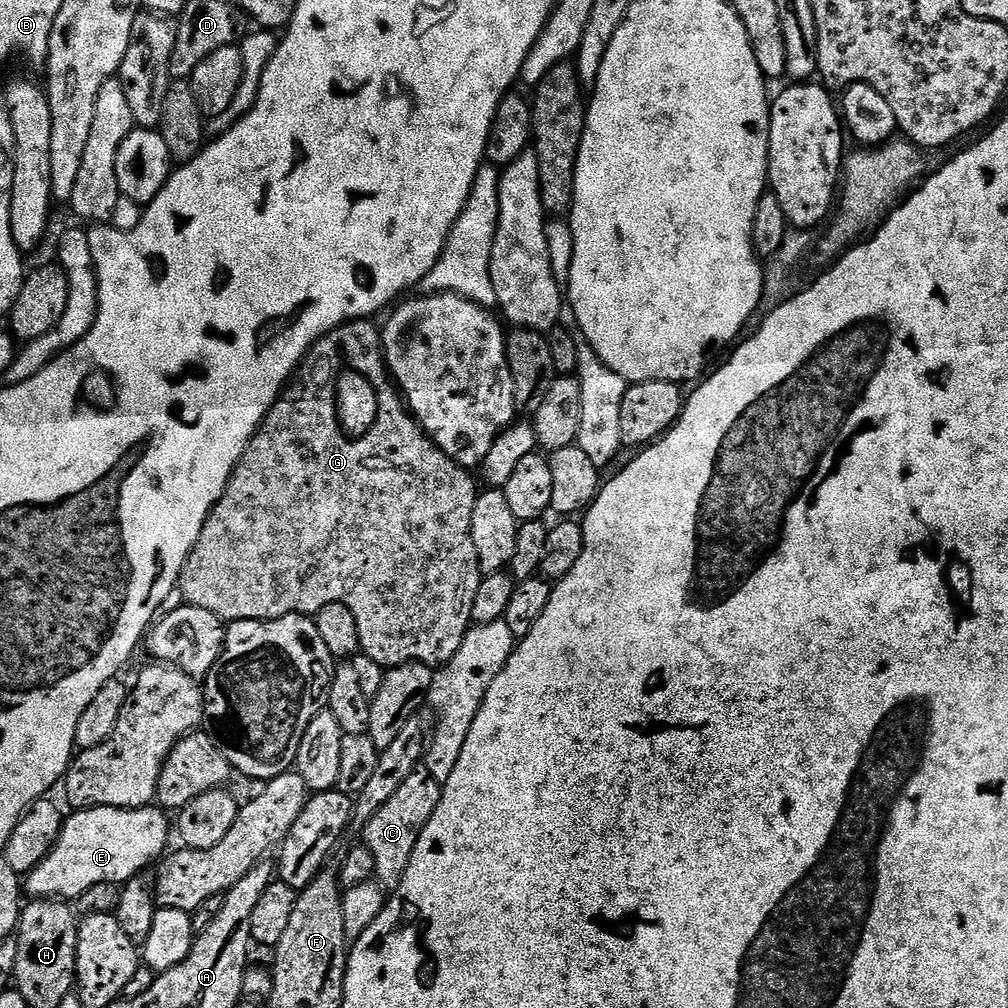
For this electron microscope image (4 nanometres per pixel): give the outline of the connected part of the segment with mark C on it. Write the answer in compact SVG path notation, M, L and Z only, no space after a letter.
M428 767L416 768L414 774L410 774L402 786L398 786L397 792L390 797L390 802L383 804L378 814L368 820L362 833L362 844L374 854L375 879L381 888L394 890L402 882L410 866L414 846L418 846L418 838L422 830L426 830L426 822L430 822L434 810L438 810L441 787Z

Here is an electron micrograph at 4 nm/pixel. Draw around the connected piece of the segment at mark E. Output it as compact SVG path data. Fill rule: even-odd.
M159 807L82 808L71 814L73 816L65 819L50 854L28 873L26 892L29 897L75 902L90 886L98 886L98 882L127 884L169 851L169 813Z

